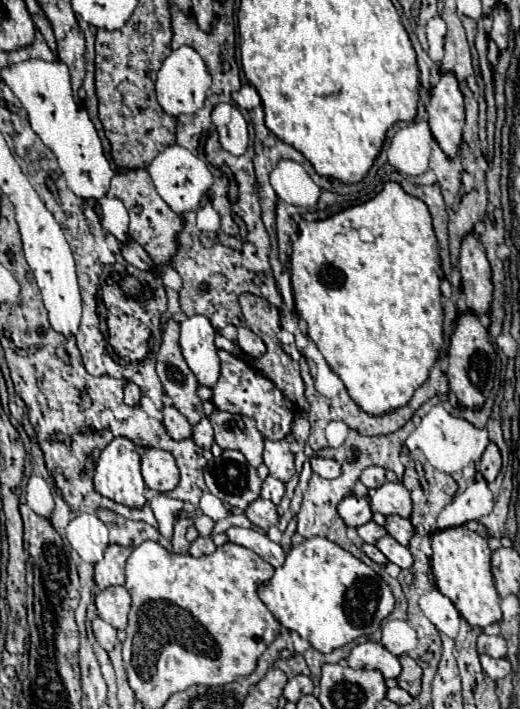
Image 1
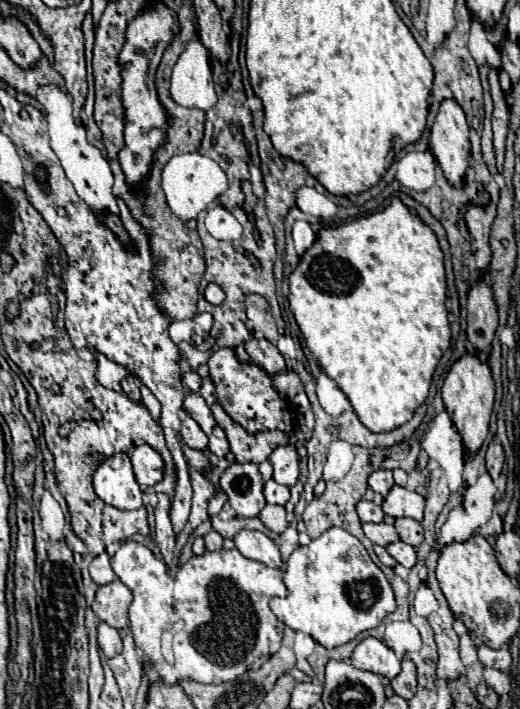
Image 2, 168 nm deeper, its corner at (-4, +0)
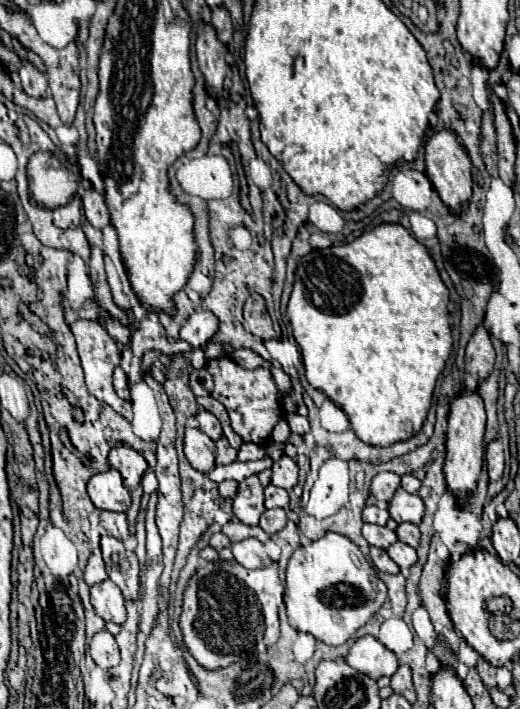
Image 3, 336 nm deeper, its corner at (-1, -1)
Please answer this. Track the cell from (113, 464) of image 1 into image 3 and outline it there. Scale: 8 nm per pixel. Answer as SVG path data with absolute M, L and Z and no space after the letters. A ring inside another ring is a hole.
M114 469L98 473L88 481L88 495L94 507L102 511L126 511L130 507L130 491L122 485L120 473Z

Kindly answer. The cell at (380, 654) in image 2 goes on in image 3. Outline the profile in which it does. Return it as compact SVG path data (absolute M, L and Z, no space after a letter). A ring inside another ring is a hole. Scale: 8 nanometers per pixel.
M370 635L356 639L346 655L346 663L370 679L380 679L384 675L392 677L392 673L398 669L396 655Z

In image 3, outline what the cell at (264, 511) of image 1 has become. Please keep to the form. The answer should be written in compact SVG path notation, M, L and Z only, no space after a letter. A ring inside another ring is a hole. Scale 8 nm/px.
M266 509L260 517L260 527L272 535L276 531L280 531L284 525L286 525L286 511L284 509Z

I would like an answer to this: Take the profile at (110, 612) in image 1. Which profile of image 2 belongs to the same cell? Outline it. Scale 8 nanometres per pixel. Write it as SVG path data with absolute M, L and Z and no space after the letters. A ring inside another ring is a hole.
M115 580L111 584L99 586L99 590L95 594L93 612L103 622L107 622L109 626L121 630L121 628L127 628L129 626L127 610L129 610L131 600L133 600L131 590L121 580Z

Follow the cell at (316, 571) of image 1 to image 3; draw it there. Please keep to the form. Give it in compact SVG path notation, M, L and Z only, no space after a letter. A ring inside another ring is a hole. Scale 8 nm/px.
M326 533L322 539L311 541L300 534L300 549L296 549L288 561L286 569L286 595L284 603L288 609L288 623L296 627L298 631L312 633L318 641L326 645L342 645L346 643L366 621L372 619L372 615L382 607L386 601L386 585L378 579L376 571L368 565L362 551L344 535L338 533Z

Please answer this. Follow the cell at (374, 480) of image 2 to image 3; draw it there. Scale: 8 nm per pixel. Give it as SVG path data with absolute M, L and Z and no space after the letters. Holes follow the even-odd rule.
M380 473L372 479L372 495L380 501L390 501L400 487L400 475L396 473Z

